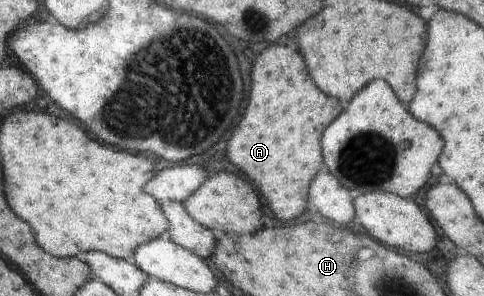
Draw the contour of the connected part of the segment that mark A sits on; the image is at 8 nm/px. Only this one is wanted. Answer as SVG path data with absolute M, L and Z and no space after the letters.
M267 46L255 56L253 70L251 70L251 88L245 104L245 114L239 120L237 130L231 134L227 142L227 156L229 160L249 178L255 182L261 196L267 200L271 212L287 222L299 216L305 210L307 200L307 184L315 176L321 164L321 146L319 136L321 130L341 112L341 106L335 98L327 98L319 90L315 90L301 54L287 46Z

